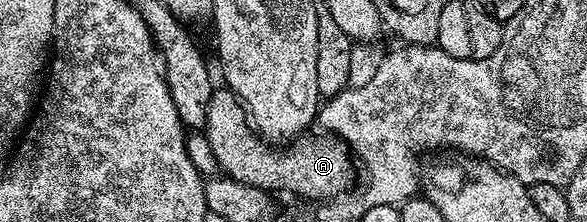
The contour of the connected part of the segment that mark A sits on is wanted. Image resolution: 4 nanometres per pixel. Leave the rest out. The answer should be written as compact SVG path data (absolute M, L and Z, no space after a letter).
M224 85L217 86L212 92L202 131L208 136L210 149L214 149L214 157L227 178L249 183L269 193L284 190L304 199L327 201L353 190L355 183L352 182L358 179L348 144L331 133L316 136L305 133L291 140L283 149L269 145L256 134L243 103Z

